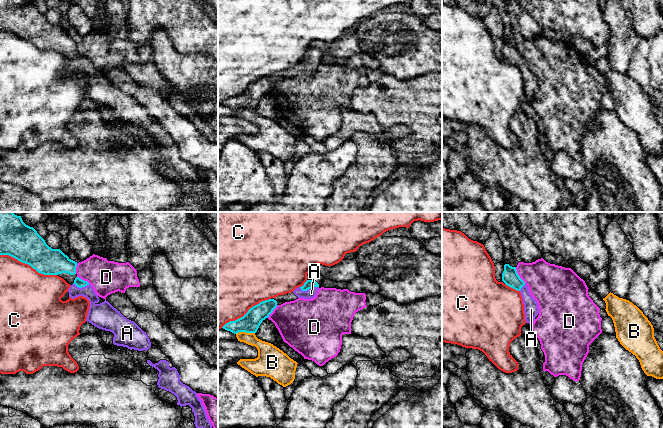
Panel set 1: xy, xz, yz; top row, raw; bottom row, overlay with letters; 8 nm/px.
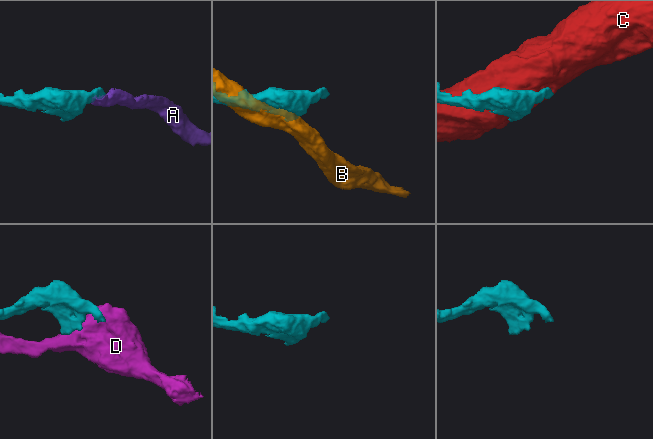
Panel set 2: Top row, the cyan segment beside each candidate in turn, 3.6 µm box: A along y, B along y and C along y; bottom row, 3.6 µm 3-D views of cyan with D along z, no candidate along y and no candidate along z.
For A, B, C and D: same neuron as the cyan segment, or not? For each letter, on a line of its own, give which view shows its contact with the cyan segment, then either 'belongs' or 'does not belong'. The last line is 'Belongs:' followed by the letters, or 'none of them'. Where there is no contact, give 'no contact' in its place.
A: contact in xz; belongs
B: contact in xz; does not belong
C: contact in xy; does not belong
D: contact in yz; does not belong
Belongs: A

